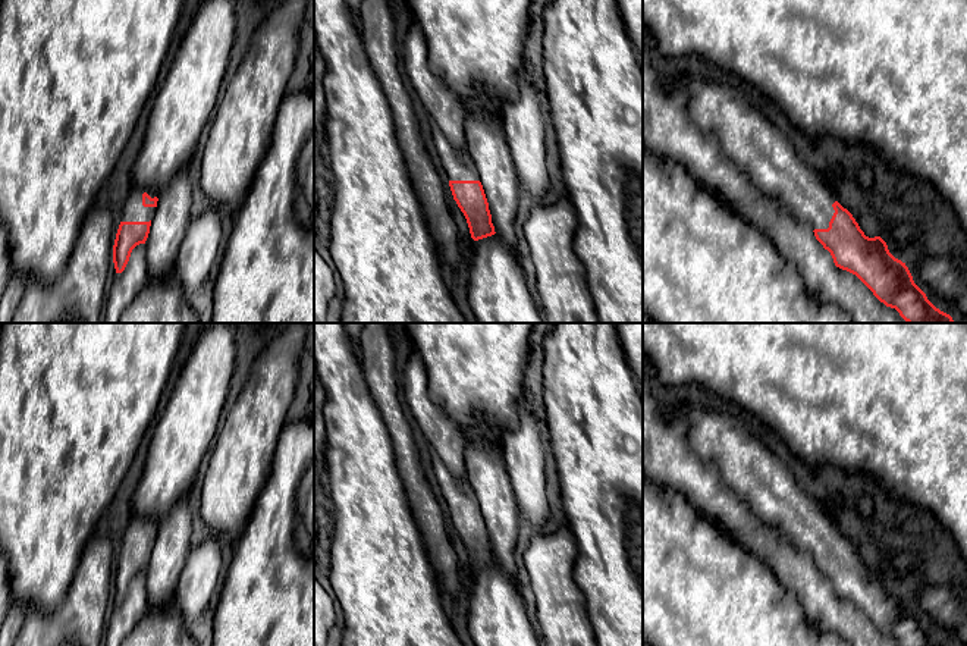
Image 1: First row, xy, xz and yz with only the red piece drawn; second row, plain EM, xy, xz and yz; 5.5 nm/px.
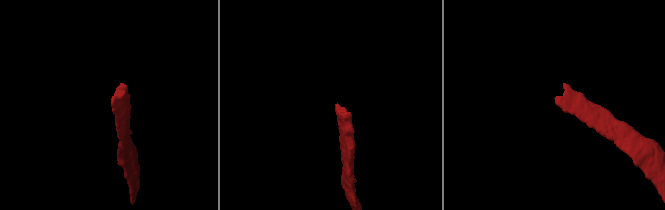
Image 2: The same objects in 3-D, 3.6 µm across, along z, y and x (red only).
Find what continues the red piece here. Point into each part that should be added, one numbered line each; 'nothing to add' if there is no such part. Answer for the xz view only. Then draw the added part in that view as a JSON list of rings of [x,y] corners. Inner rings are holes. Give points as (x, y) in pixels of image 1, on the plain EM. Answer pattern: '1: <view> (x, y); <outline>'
1: xz (458, 495); [[[436,454],[430,455],[430,461],[449,509],[480,509],[467,480],[458,482]]]

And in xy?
1: xy (134, 539); [[[134,514],[134,518],[129,521],[123,539],[120,551],[150,551],[156,543],[156,536],[144,536],[142,534],[142,523],[147,521],[151,527],[157,526],[156,518],[144,518]]]

